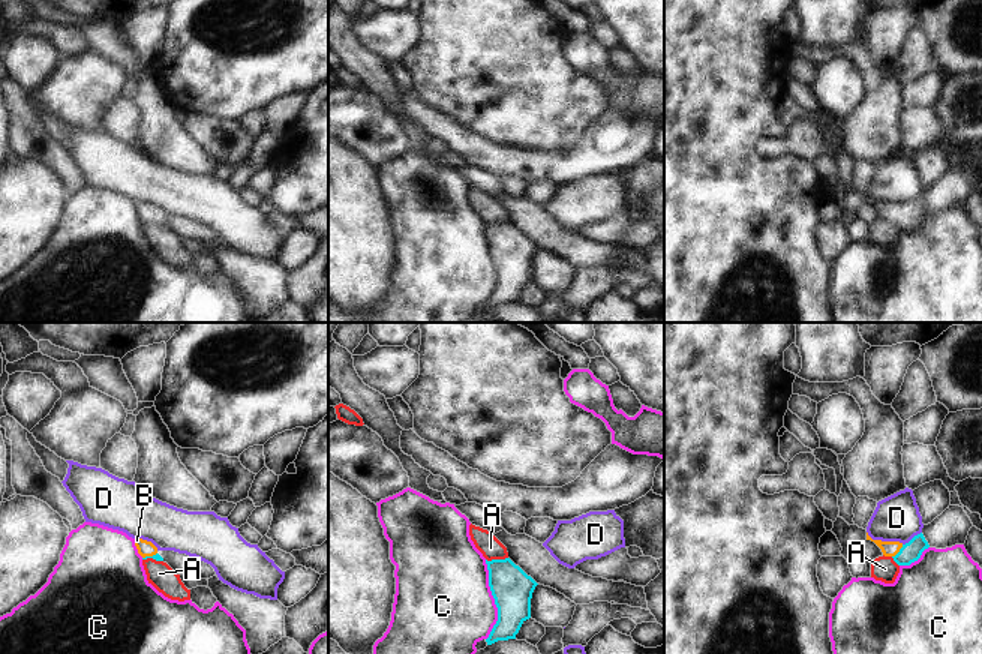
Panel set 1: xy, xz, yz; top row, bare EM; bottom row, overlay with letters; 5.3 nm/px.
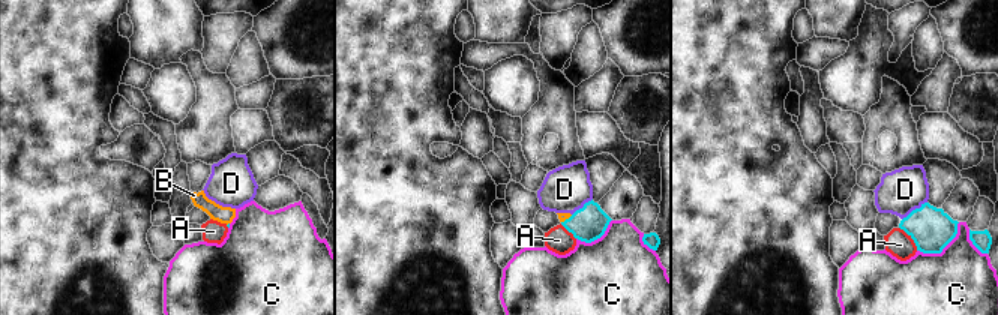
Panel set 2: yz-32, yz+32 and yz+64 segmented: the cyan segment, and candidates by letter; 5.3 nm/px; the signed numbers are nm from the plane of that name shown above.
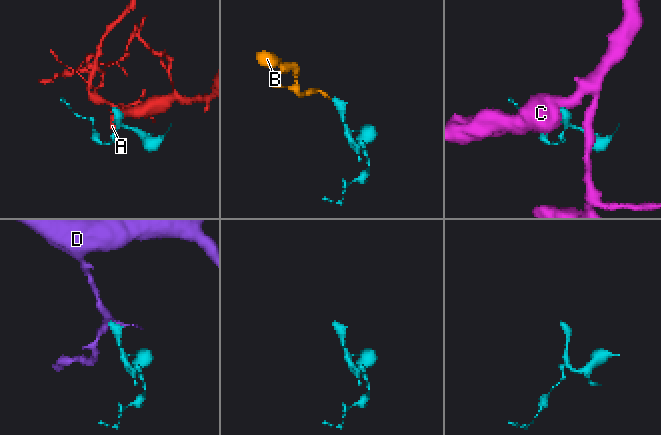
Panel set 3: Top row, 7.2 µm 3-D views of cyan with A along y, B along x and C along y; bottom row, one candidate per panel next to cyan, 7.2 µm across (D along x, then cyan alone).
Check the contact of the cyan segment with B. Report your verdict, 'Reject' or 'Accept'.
Accept.

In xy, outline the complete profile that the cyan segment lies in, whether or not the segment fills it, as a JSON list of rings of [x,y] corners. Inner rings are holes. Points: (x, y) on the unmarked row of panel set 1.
[[[135,202],[135,210],[142,224],[153,222],[156,225],[163,225],[163,222],[157,218],[157,212],[151,206]]]

